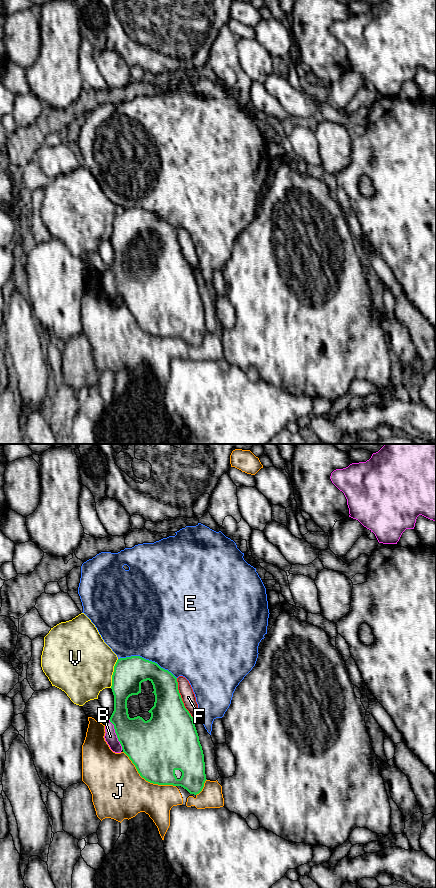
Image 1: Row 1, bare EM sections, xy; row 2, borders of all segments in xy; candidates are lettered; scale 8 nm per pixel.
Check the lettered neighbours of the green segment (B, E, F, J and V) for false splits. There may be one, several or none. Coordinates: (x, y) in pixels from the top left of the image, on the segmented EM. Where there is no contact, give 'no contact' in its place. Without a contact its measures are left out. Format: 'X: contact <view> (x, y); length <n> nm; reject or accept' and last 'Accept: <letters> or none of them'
B: contact xy (116, 734); length 260 nm; reject
E: contact xy (147, 660); length 500 nm; reject
F: contact xy (181, 699); length 380 nm; reject
J: contact xy (146, 780); length 500 nm; reject
V: contact xy (113, 673); length 240 nm; reject
Accept: none of them

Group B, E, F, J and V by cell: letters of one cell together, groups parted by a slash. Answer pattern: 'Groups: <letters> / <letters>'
Groups: B / E / F / J / V

